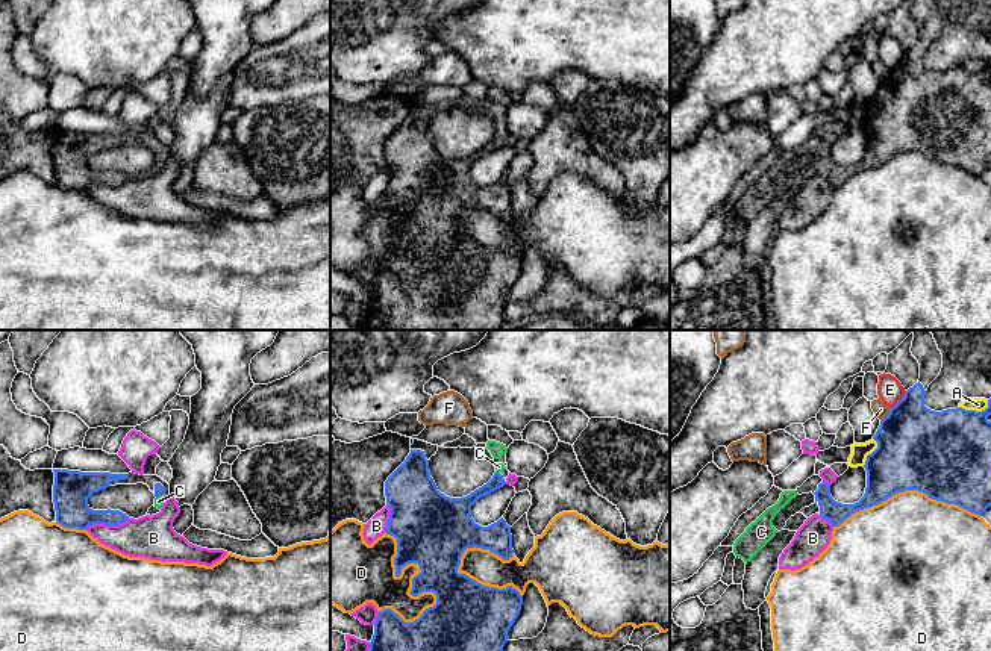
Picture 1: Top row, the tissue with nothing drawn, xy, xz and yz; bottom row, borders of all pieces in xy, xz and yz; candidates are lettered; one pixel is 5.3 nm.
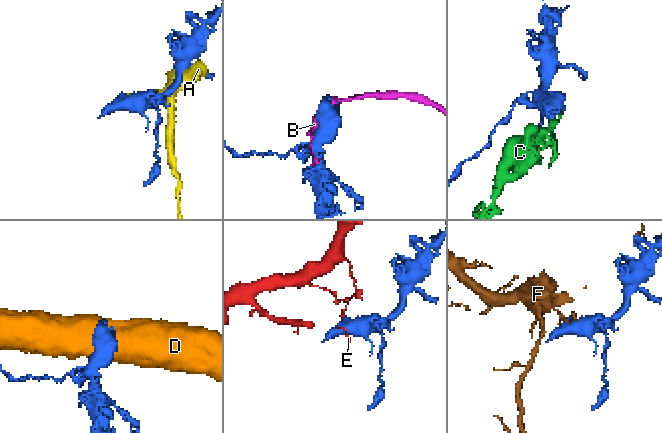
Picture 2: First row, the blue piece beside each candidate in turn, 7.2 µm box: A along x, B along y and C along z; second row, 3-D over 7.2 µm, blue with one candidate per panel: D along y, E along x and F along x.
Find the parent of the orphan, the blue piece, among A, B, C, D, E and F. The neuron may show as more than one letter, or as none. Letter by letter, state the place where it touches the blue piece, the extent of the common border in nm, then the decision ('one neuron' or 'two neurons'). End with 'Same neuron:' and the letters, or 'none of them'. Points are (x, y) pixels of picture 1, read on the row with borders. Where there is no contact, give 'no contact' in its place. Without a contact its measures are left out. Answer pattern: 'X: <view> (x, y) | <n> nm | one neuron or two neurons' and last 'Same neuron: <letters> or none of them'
A: yz (975, 411) | 170 nm | two neurons
B: xy (106, 524) | 240 nm | two neurons
C: xy (158, 495) | 40 nm | one neuron
D: xz (420, 573) | 500 nm | two neurons
E: yz (900, 400) | 140 nm | two neurons
F: yz (888, 415) | 90 nm | two neurons
Same neuron: C

